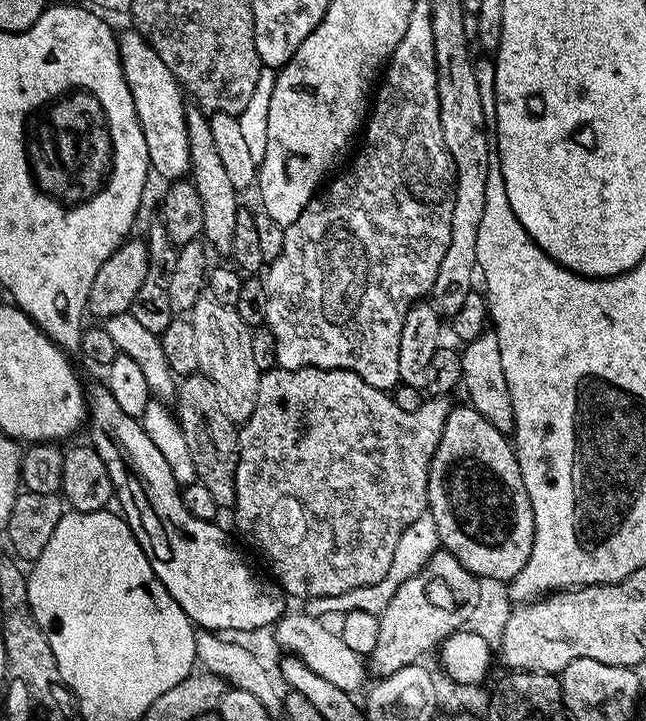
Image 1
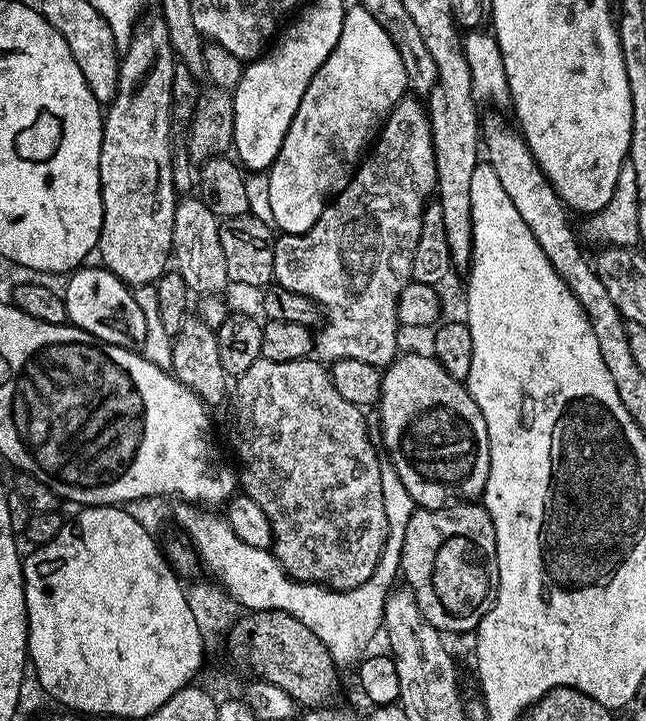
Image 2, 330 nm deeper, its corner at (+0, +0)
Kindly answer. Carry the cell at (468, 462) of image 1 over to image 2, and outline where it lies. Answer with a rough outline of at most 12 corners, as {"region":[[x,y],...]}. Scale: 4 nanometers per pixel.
{"region":[[397,355],[378,405],[420,508],[483,497],[486,418],[431,355]]}

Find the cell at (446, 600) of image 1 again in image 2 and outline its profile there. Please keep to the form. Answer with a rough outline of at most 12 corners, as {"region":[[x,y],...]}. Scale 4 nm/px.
{"region":[[483,503],[413,512],[400,570],[444,634],[471,633],[498,590]]}

